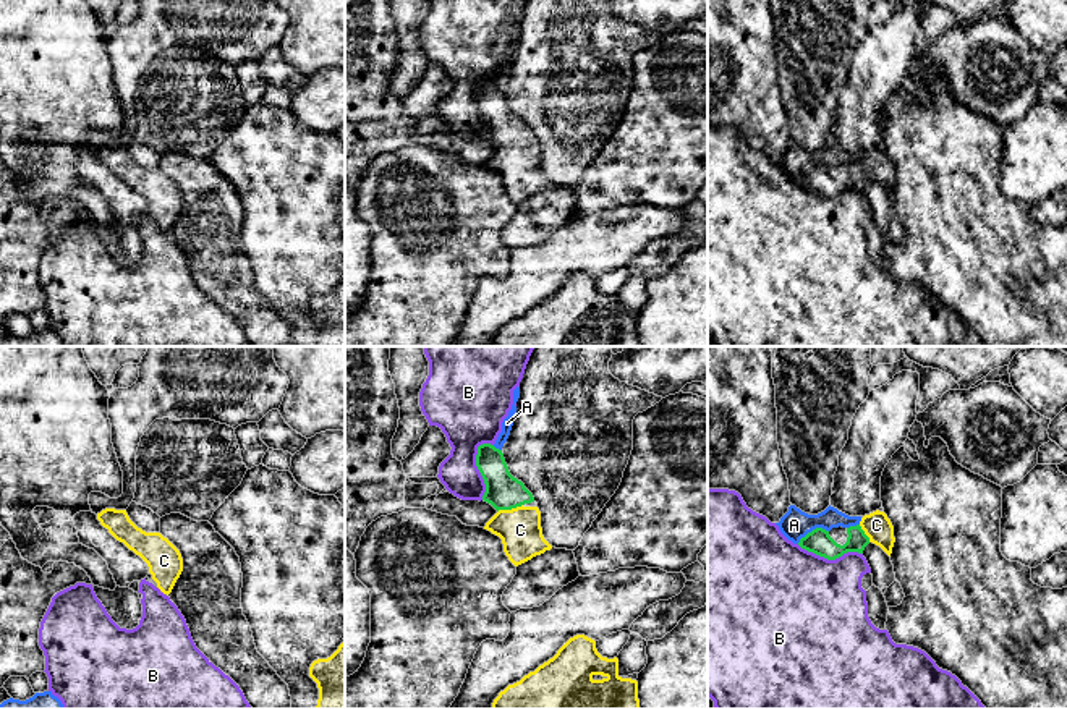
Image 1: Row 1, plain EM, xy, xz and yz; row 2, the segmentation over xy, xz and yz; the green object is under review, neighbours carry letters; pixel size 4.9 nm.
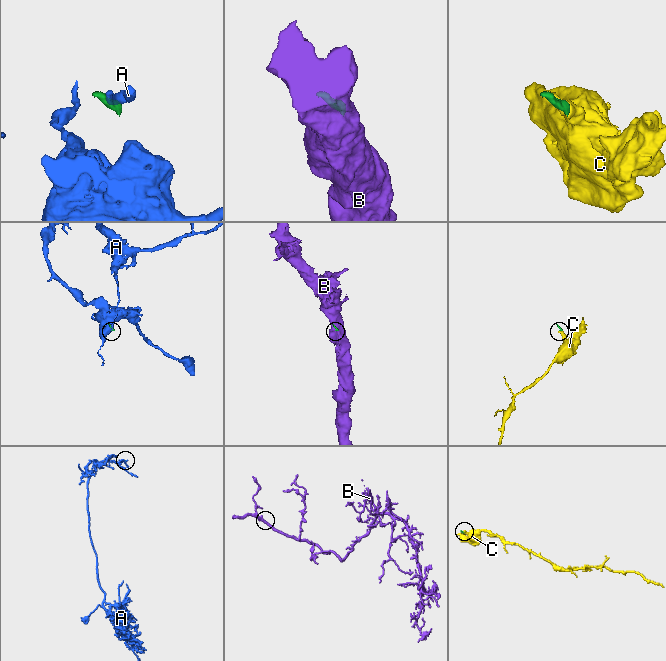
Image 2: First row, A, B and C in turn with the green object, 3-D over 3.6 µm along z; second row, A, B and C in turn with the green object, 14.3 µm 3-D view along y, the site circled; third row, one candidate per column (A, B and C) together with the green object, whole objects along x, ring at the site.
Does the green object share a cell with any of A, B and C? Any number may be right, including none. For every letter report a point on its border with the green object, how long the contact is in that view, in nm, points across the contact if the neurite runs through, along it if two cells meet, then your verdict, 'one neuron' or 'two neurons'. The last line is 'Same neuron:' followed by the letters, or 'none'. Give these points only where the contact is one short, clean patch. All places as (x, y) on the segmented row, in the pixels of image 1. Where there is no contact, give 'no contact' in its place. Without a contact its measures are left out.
A: yz (813, 530) | 170 nm | along yz (828, 530), (811, 530), (797, 543) | two neurons
B: xz (478, 468) | 300 nm | two neurons
C: xz (509, 509) | 130 nm | across xz (502, 491), (509, 499), (509, 509), (512, 522), (520, 530) | one neuron
Same neuron: C

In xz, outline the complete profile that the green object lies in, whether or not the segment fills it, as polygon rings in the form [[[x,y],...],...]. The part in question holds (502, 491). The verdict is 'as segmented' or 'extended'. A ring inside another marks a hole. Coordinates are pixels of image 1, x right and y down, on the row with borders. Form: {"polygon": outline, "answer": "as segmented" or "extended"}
{"polygon": [[[491,444],[479,445],[476,466],[486,484],[482,500],[497,510],[484,529],[502,539],[508,560],[518,567],[551,550],[542,536],[541,512],[529,505],[534,497],[510,474],[502,450]]], "answer": "extended"}

